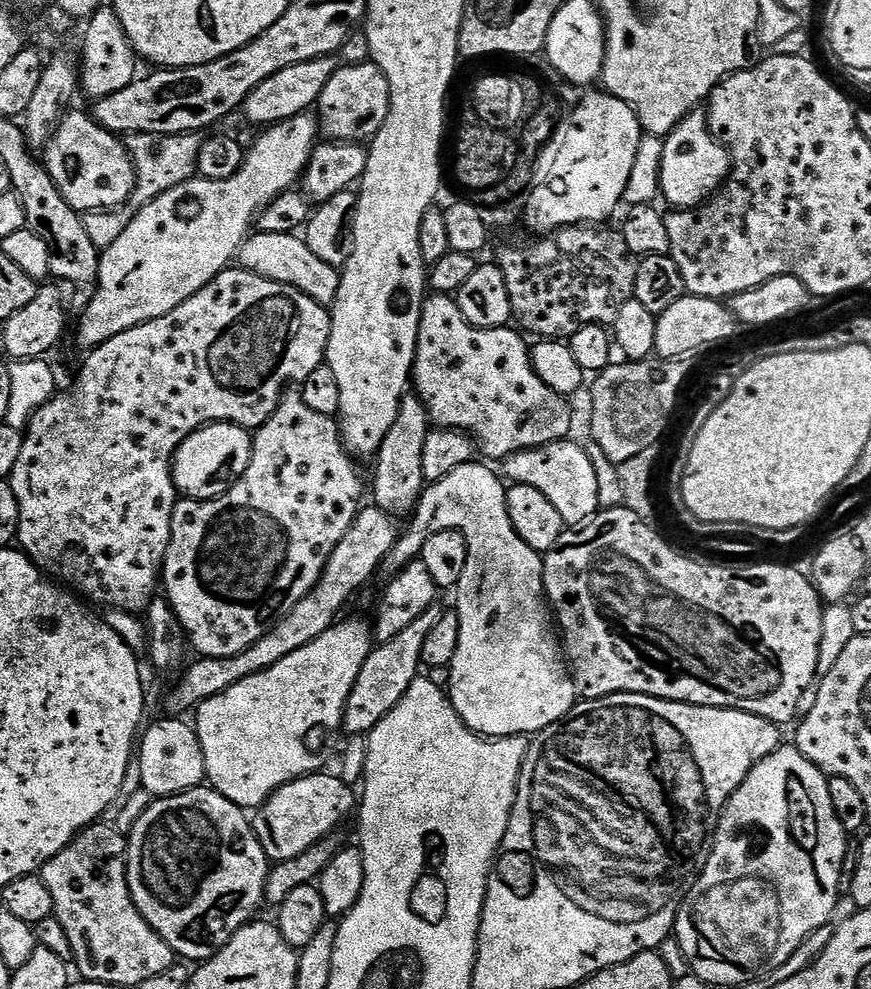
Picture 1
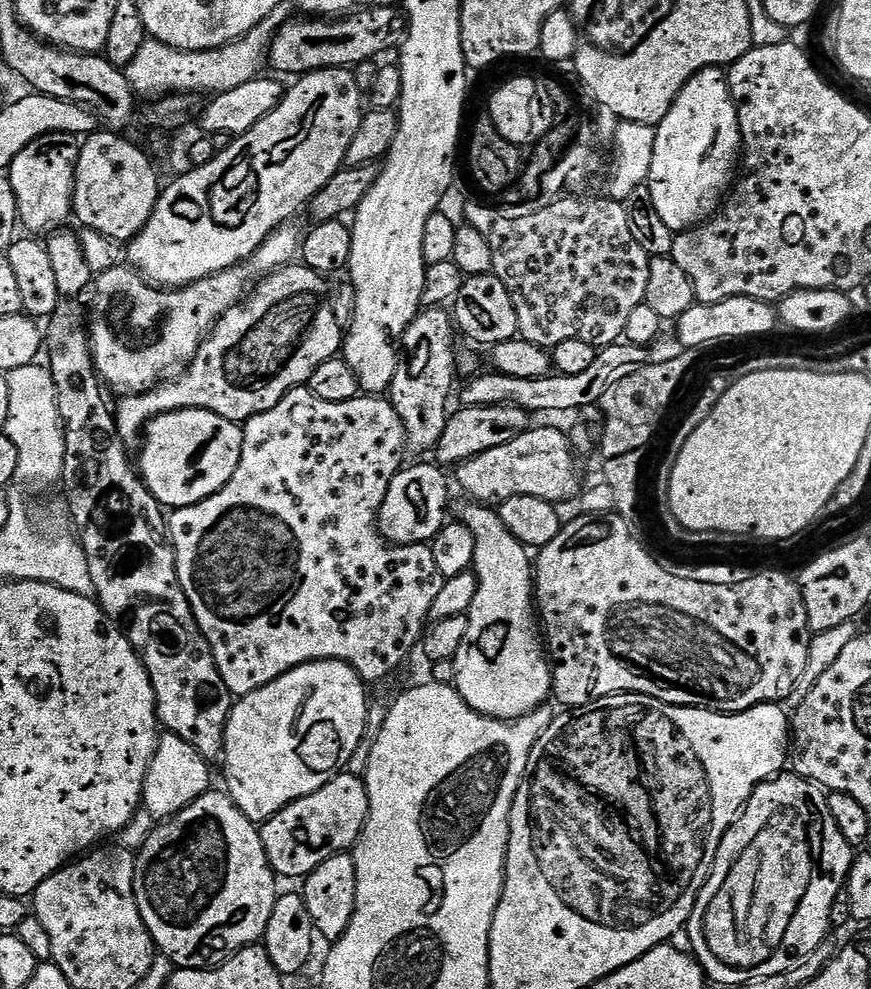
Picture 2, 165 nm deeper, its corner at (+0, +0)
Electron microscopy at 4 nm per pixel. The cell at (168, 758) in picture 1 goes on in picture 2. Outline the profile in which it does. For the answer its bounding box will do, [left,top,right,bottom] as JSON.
[143,734,212,822]

